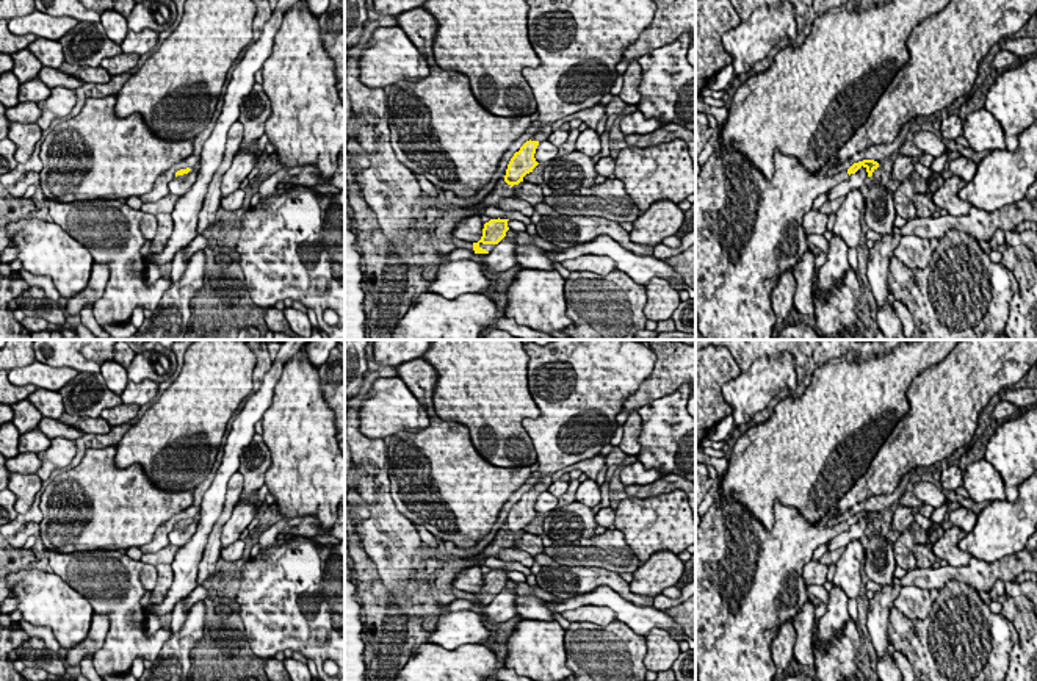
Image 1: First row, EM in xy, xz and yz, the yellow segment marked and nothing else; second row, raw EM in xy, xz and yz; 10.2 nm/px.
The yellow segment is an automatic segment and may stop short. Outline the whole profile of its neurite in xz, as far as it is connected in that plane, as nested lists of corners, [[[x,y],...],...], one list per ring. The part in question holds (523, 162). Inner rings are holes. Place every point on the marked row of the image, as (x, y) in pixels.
[[[525,0],[529,5],[528,38],[540,64],[522,70],[533,89],[539,130],[511,158],[504,182],[511,186],[539,164],[534,158],[540,141],[551,133],[551,124],[576,111],[595,106],[617,78],[616,66],[653,20],[653,0]]]

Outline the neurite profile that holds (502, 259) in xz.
[[[504,236],[498,244],[495,244],[490,254],[484,255],[484,271],[497,274],[514,268],[517,265],[515,246],[515,240]]]

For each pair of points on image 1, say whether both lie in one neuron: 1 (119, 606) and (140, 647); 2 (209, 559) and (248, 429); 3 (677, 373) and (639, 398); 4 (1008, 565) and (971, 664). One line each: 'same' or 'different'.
1: same
2: different
3: same
4: different

